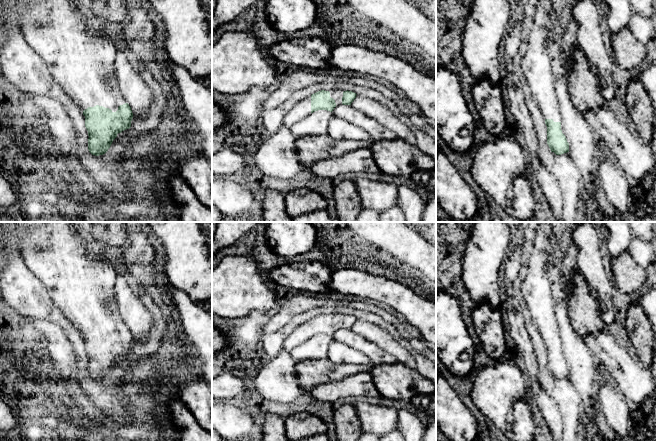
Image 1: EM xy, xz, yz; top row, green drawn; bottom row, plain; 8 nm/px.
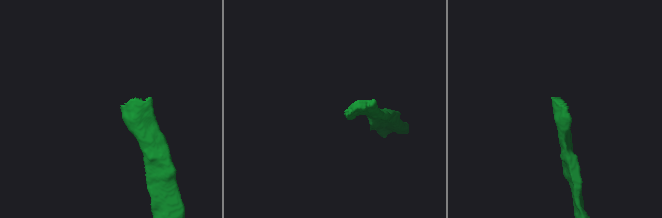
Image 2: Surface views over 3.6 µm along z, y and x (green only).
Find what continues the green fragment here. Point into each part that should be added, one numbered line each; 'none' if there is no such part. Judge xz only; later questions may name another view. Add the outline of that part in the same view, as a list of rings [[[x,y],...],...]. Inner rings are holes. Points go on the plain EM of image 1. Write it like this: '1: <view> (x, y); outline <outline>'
1: xz (302, 333); outline [[[311,320],[296,327],[283,341],[283,348],[290,352],[295,347],[301,345],[311,337]]]

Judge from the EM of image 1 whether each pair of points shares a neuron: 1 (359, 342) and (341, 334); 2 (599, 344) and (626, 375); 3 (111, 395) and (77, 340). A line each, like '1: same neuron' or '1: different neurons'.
1: same neuron
2: same neuron
3: same neuron

